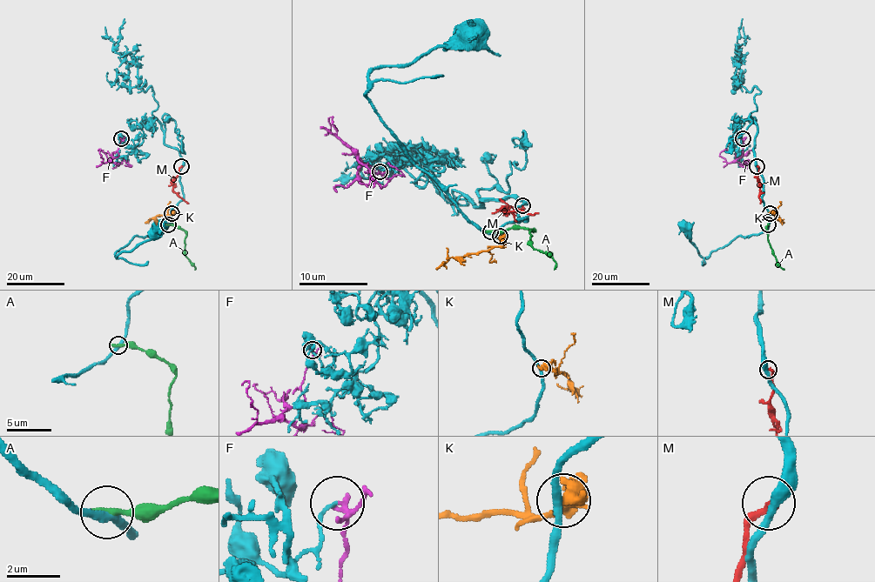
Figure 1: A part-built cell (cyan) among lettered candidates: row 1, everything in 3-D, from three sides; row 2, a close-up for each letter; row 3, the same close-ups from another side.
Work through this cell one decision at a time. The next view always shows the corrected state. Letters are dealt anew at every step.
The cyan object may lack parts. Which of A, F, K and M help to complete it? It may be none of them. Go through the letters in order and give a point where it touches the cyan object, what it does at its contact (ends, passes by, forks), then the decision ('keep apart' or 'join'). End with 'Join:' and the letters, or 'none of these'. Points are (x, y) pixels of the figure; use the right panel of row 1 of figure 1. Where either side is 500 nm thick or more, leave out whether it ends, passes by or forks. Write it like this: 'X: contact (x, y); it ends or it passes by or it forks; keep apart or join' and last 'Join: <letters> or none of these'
A: contact (768, 224); it ends; keep apart
F: contact (743, 138); it forks; join
K: contact (770, 213); it passes by; keep apart
M: contact (757, 166); it ends; keep apart
Join: F

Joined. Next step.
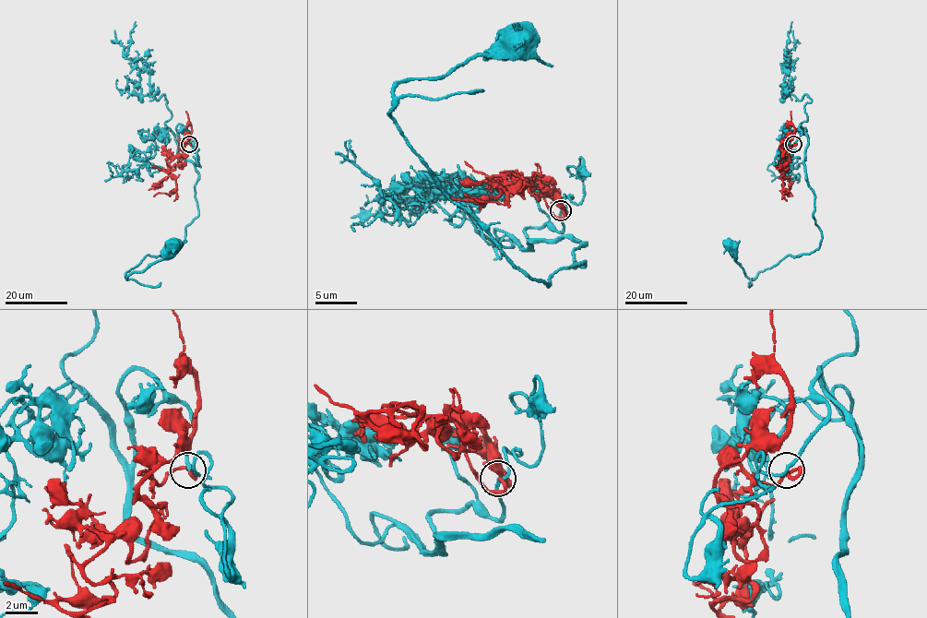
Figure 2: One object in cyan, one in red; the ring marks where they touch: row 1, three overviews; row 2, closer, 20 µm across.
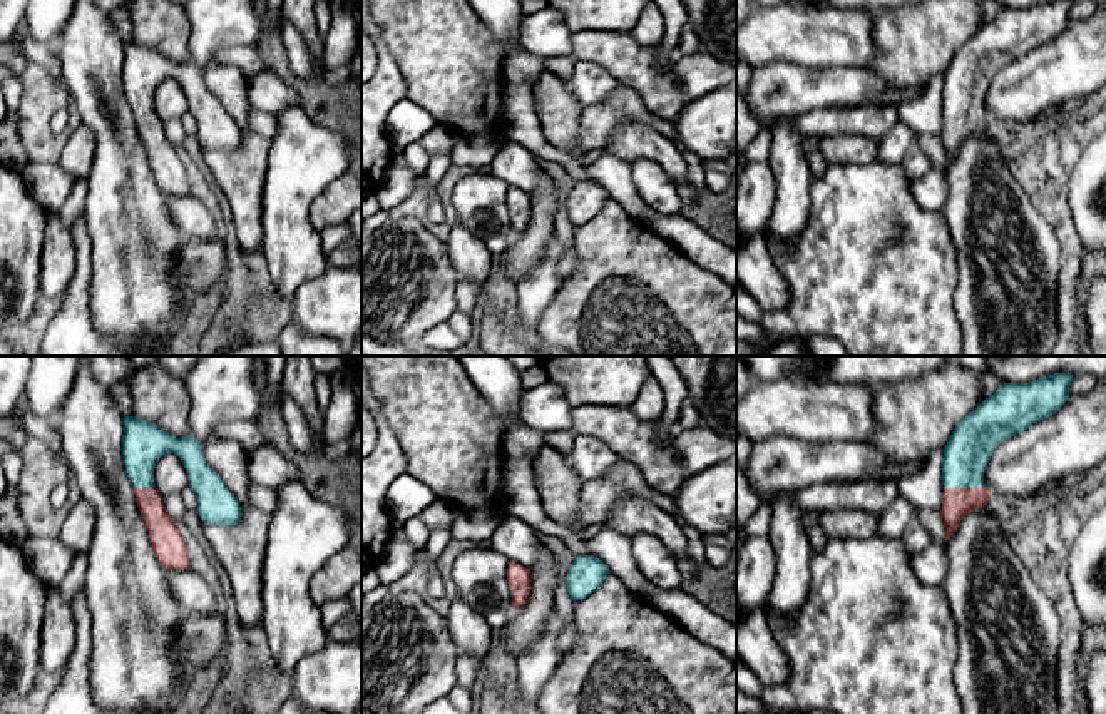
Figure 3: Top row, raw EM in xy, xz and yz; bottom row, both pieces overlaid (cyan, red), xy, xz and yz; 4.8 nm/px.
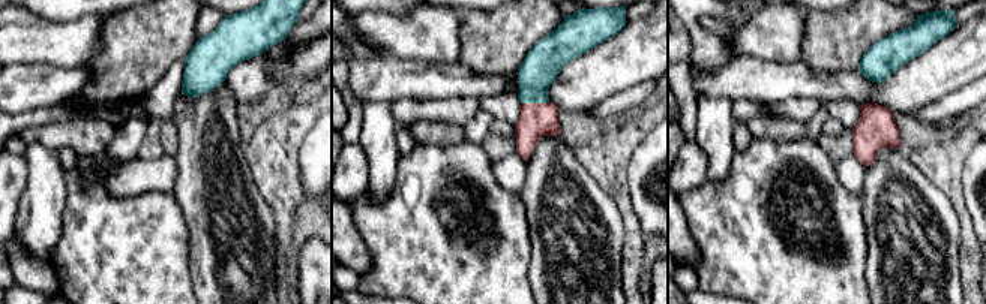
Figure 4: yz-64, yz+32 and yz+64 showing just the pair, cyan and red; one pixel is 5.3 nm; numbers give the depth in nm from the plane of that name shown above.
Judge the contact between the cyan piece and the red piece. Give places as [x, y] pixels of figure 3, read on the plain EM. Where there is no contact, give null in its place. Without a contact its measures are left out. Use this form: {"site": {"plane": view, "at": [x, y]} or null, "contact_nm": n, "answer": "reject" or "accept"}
{"site": {"plane": "yz", "at": [964, 112]}, "contact_nm": 200, "answer": "accept"}

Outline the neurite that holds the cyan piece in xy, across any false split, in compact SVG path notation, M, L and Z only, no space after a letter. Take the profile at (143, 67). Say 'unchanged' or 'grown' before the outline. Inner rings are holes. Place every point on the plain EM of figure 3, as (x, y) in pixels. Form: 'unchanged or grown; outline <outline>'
grown; outline M124 42L122 80L125 97L154 179L166 196L191 192L184 162L176 145L166 137L162 120L154 109L154 94L162 80L174 79L181 84L204 149L236 150L241 145L238 124L206 87L202 70L192 60L176 64L147 45Z

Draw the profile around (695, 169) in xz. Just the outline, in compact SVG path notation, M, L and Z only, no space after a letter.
M683 150L686 161L686 181L694 187L706 187L704 164L694 152Z

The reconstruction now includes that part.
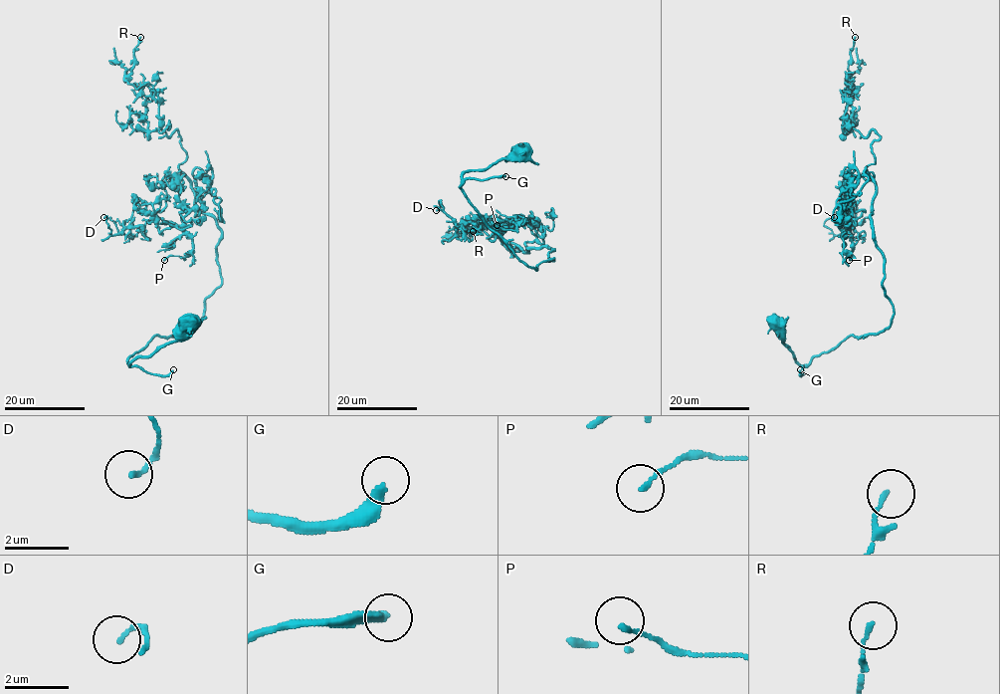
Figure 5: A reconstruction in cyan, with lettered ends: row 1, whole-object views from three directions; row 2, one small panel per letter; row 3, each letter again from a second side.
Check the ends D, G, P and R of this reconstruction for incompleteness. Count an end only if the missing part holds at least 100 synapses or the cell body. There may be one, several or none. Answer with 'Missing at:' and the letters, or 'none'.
Missing at: none

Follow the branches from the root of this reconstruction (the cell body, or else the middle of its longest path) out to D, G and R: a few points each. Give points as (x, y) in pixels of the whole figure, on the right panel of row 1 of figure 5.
D: (778, 325), (801, 364), (890, 325), (871, 172), (839, 204), (853, 224), (834, 234), (824, 224), (834, 217)
G: (778, 325), (779, 337), (803, 365), (802, 374), (800, 369)
R: (778, 325), (807, 364), (893, 316), (866, 169), (880, 136), (844, 131), (855, 37)

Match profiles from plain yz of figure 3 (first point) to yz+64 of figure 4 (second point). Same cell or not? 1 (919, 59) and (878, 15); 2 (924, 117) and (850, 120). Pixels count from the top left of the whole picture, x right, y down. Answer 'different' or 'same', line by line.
1: same
2: same

